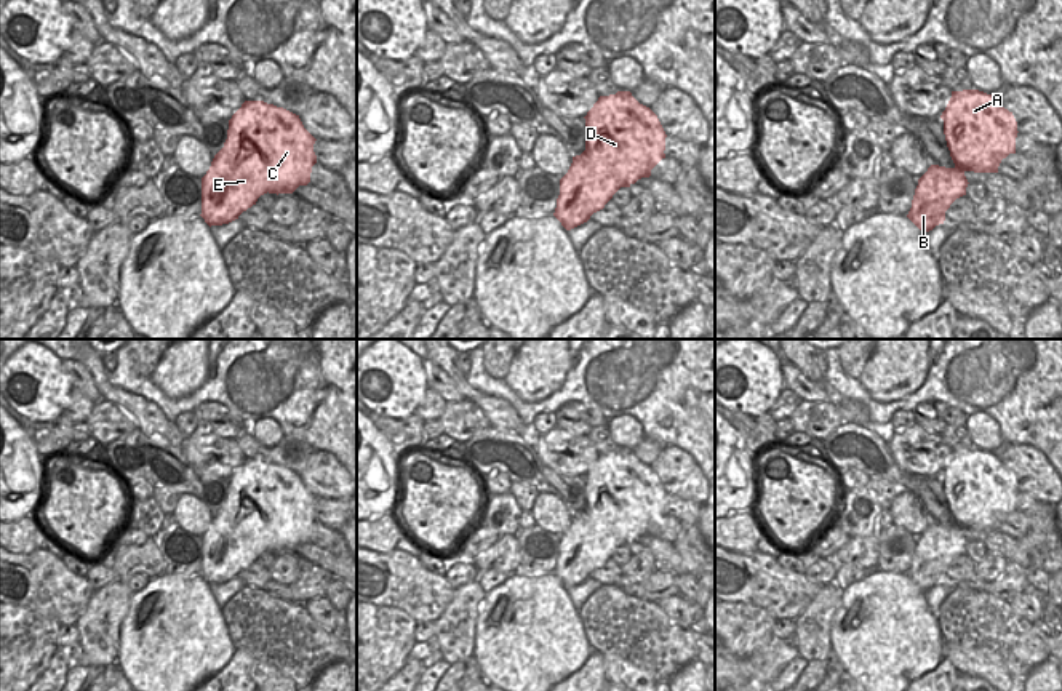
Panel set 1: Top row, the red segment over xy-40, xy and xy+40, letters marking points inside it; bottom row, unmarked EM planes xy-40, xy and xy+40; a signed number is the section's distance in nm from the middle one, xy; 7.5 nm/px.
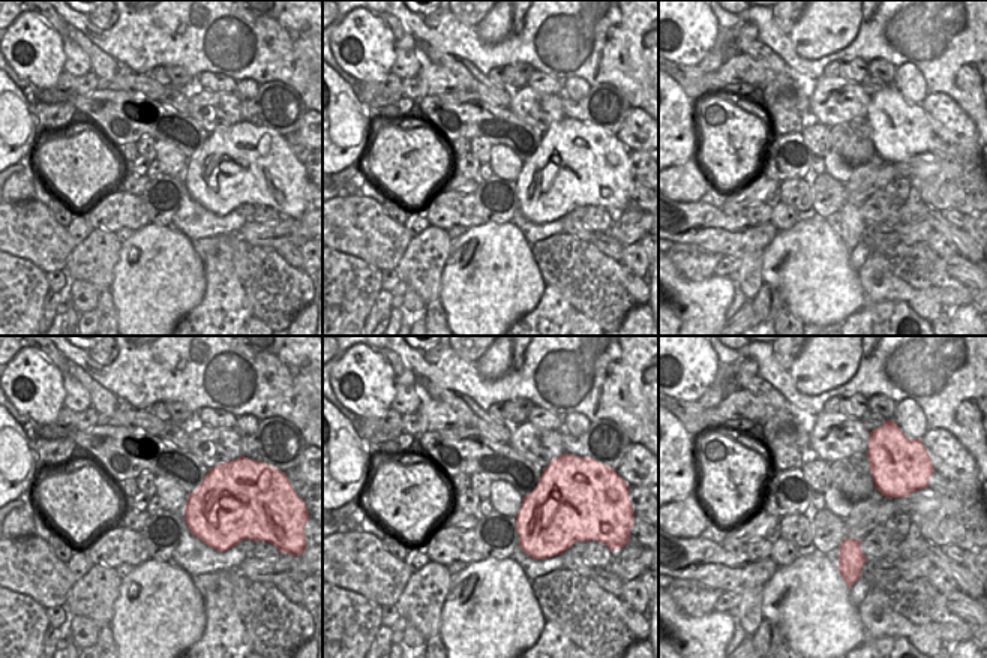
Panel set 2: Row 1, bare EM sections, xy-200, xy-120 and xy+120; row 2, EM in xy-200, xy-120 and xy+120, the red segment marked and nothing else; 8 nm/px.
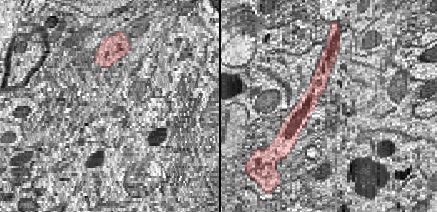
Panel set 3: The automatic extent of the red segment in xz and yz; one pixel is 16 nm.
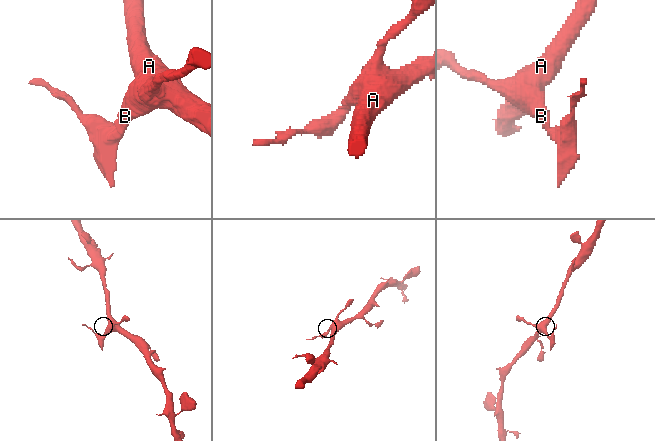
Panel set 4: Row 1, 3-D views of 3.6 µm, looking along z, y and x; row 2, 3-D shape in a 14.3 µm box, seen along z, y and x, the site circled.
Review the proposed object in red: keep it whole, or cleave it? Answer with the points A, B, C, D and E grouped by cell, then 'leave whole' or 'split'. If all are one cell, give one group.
A C D / B E; split

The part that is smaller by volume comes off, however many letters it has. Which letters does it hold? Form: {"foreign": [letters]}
{"foreign": ["B", "E"]}

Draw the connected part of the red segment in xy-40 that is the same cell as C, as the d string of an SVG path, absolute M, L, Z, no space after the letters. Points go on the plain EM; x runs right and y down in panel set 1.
M245 459L237 480L248 493L246 515L259 512L259 520L267 518L272 528L280 526L285 531L262 550L293 552L310 541L312 525L317 521L317 497L304 486L299 473L264 459Z

